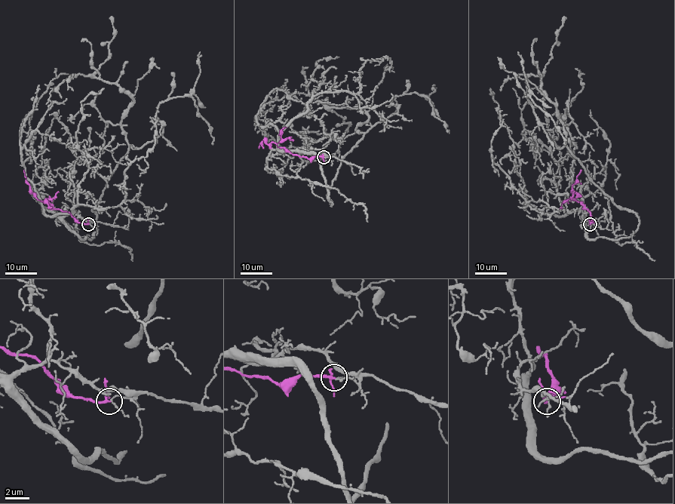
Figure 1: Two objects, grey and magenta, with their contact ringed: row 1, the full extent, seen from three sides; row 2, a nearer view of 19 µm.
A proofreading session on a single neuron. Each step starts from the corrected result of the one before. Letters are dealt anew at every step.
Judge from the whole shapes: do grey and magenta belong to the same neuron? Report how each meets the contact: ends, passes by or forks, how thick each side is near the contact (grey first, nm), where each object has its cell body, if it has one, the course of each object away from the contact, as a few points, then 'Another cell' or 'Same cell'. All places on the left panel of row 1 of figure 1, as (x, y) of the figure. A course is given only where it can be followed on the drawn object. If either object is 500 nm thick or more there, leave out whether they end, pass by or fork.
At the ring grey passes by. At the ring magenta forks. Thickness 120 nm (grey) against 160 nm. Soma of grey: none. Soma of magenta: none. Course of grey: (89, 223), (62, 218), (93, 237), (118, 163), (162, 132), (161, 102), (190, 96), (213, 144). Course of magenta: (89, 223), (79, 222), (69, 213), (56, 209), (49, 203), (39, 200), (29, 188), (24, 170). Another cell

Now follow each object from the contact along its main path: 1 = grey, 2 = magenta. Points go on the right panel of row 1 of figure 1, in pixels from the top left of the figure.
1: (590, 223), (584, 213), (589, 238), (615, 239), (639, 217), (558, 149), (526, 96), (566, 144)
2: (590, 223), (590, 212), (575, 200), (577, 193), (572, 188), (581, 170)

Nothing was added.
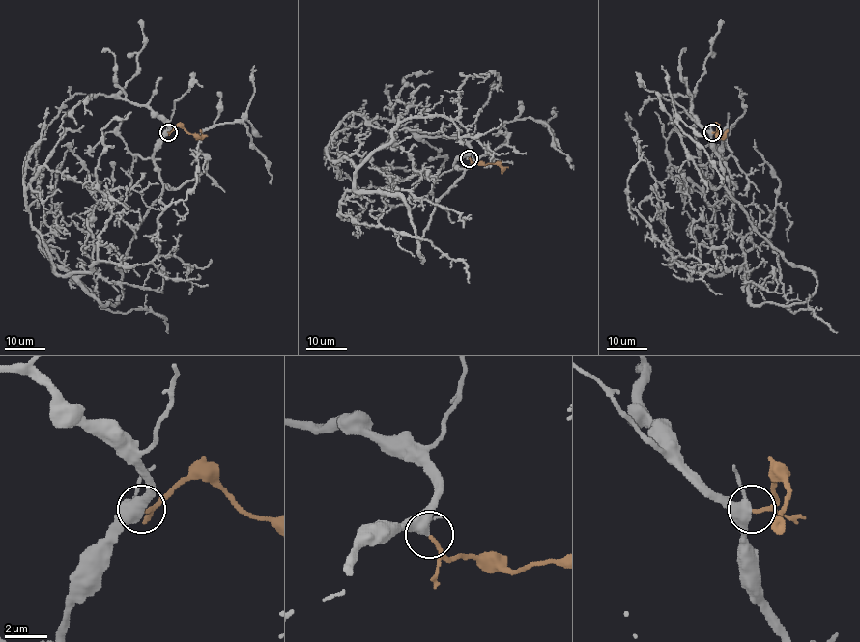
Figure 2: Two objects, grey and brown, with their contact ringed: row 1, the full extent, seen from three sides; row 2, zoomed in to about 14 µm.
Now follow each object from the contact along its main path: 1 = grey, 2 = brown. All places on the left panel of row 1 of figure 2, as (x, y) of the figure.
1: (168, 132), (162, 193), (101, 304), (54, 266), (154, 258), (200, 140)
2: (168, 132), (182, 126), (198, 137), (200, 130)

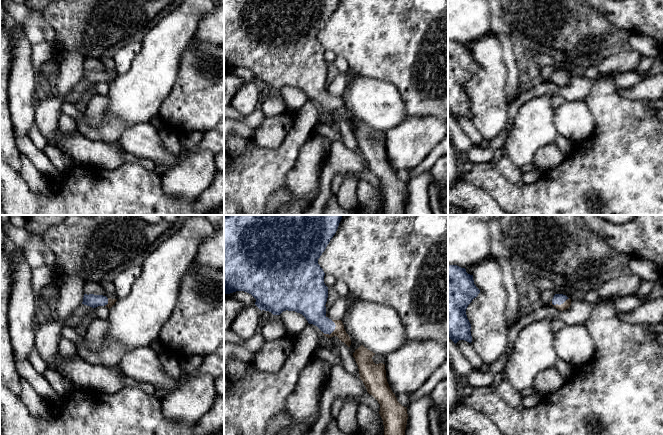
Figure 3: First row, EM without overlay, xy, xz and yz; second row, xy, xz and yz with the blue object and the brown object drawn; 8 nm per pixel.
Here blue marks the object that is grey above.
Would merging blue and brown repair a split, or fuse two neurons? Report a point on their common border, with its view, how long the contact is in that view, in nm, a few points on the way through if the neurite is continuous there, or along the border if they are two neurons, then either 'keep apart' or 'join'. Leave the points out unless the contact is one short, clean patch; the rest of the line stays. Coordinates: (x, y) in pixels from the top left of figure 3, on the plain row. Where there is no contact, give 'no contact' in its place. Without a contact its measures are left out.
xz (333, 106) | 140 nm | across xz (312, 83), (333, 106), (339, 107) | join

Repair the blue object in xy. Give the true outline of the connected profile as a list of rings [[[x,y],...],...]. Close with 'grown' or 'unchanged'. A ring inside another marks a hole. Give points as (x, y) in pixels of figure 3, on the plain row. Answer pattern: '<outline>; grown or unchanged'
[[[84,70],[82,80],[96,84],[98,82],[106,82],[109,85],[115,80],[117,75],[107,74],[103,71],[94,71],[94,70]]]; grown

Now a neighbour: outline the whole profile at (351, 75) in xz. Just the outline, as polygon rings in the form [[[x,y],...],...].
[[[349,68],[346,72],[345,72],[345,76],[346,76],[346,82],[347,85],[351,84],[356,78],[359,78],[361,75],[359,73],[357,73],[356,71],[354,71],[353,69]]]

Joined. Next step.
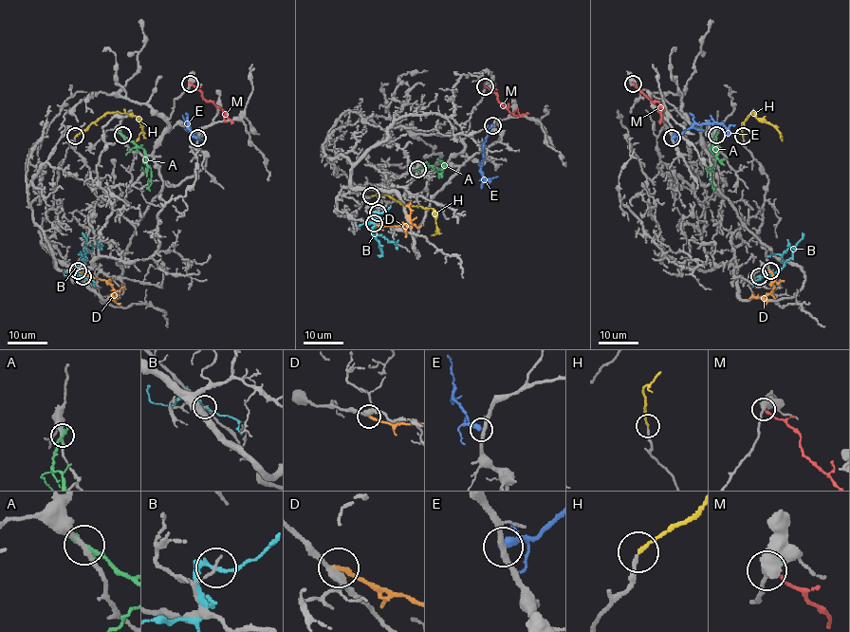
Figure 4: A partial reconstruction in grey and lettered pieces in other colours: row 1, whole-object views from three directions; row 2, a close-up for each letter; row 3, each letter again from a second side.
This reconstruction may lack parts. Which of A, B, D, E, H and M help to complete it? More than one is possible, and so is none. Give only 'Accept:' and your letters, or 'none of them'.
Accept: H

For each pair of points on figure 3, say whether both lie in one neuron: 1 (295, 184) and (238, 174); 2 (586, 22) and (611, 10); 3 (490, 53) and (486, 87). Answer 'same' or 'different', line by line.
1: different
2: different
3: same

